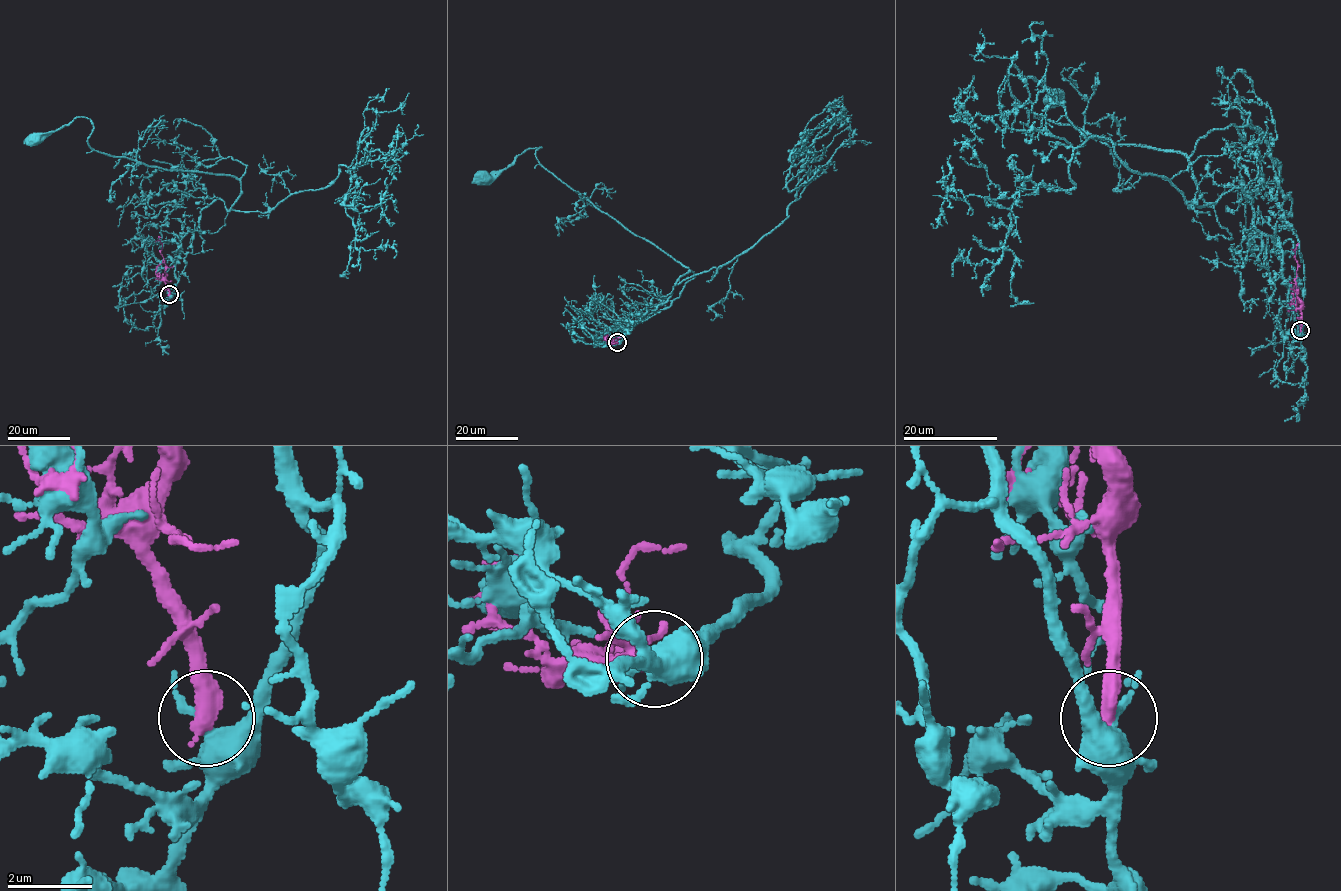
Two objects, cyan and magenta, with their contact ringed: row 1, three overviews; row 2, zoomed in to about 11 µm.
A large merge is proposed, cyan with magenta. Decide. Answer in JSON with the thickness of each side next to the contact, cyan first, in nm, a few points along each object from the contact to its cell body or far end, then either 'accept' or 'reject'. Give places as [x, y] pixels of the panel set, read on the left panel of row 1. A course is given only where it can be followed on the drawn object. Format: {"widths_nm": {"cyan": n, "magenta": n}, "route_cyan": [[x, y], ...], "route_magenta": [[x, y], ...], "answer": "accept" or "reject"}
{"widths_nm": {"cyan": 320, "magenta": 460}, "route_cyan": [[169, 294], [180, 238], [217, 199], [228, 211], [240, 182], [98, 152], [93, 123], [78, 116], [34, 139]], "route_magenta": [[169, 294], [159, 236]], "answer": "reject"}

